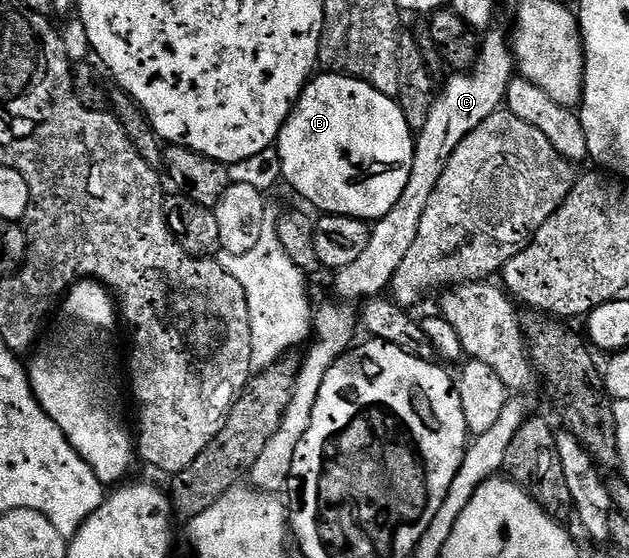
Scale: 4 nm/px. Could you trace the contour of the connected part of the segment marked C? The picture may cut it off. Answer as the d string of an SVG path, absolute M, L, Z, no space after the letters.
M490 29L480 39L476 64L464 72L450 73L445 87L442 90L440 87L433 99L431 112L427 112L427 124L416 131L411 176L407 180L407 188L403 188L403 196L395 200L395 208L391 208L387 216L372 223L366 250L351 264L347 264L347 268L336 271L337 294L345 302L325 302L314 309L309 351L305 359L300 359L285 415L271 440L267 440L267 448L263 448L259 460L255 460L255 464L247 471L248 481L256 489L276 495L288 487L295 448L299 448L299 440L303 440L307 428L311 428L311 412L315 412L319 388L323 388L323 380L330 368L354 345L353 337L359 331L358 307L353 307L349 302L360 303L364 299L384 295L390 289L399 264L403 264L403 256L407 256L407 251L415 241L419 220L423 220L423 208L427 208L427 200L431 200L431 192L435 192L435 184L439 184L439 176L443 176L443 168L447 168L451 152L455 152L455 148L459 148L464 138L475 132L475 128L479 128L487 116L502 109L507 88L515 77L515 50L510 39L508 42L504 32L497 29Z

